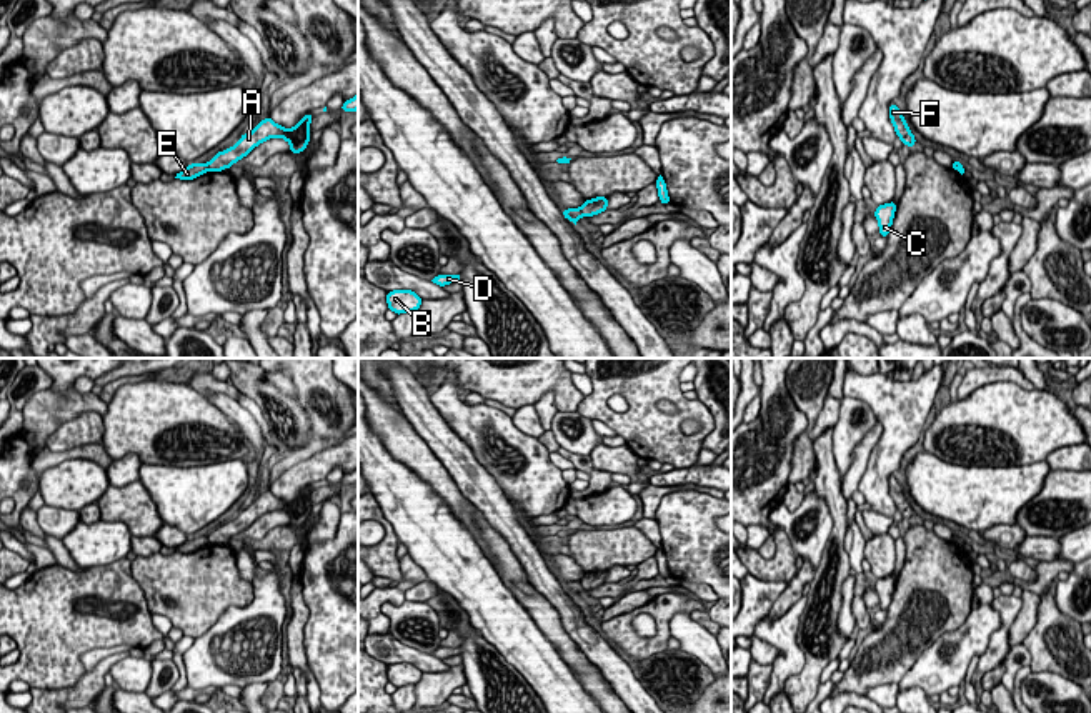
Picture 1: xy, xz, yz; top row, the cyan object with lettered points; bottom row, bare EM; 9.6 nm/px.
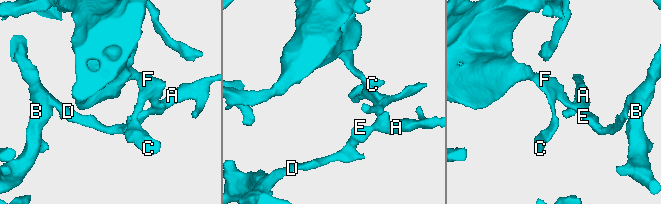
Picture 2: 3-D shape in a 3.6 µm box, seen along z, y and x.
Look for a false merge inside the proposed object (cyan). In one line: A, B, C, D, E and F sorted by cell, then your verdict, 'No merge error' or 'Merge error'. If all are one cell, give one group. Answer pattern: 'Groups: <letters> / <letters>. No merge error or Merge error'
Groups: A C F / B D E. Merge error

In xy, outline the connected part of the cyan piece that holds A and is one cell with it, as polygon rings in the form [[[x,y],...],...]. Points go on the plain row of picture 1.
[[[306,486],[293,501],[283,501],[276,498],[270,490],[263,491],[250,506],[243,506],[242,511],[228,523],[218,525],[210,535],[208,543],[222,545],[230,541],[235,535],[247,530],[255,520],[265,513],[280,510],[290,516],[290,525],[295,528],[303,525],[310,515],[310,495],[313,486]]]

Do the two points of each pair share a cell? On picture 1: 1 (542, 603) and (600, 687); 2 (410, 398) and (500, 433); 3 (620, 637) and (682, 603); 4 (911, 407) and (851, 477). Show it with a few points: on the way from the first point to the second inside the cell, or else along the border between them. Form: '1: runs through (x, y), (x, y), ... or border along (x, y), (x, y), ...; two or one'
1: runs through (550, 623), (582, 667); one
2: border along (428, 395), (437, 412), (462, 438); two
3: runs through (628, 618), (635, 612), (663, 607); one
4: border along (880, 420), (880, 438), (856, 488); two

